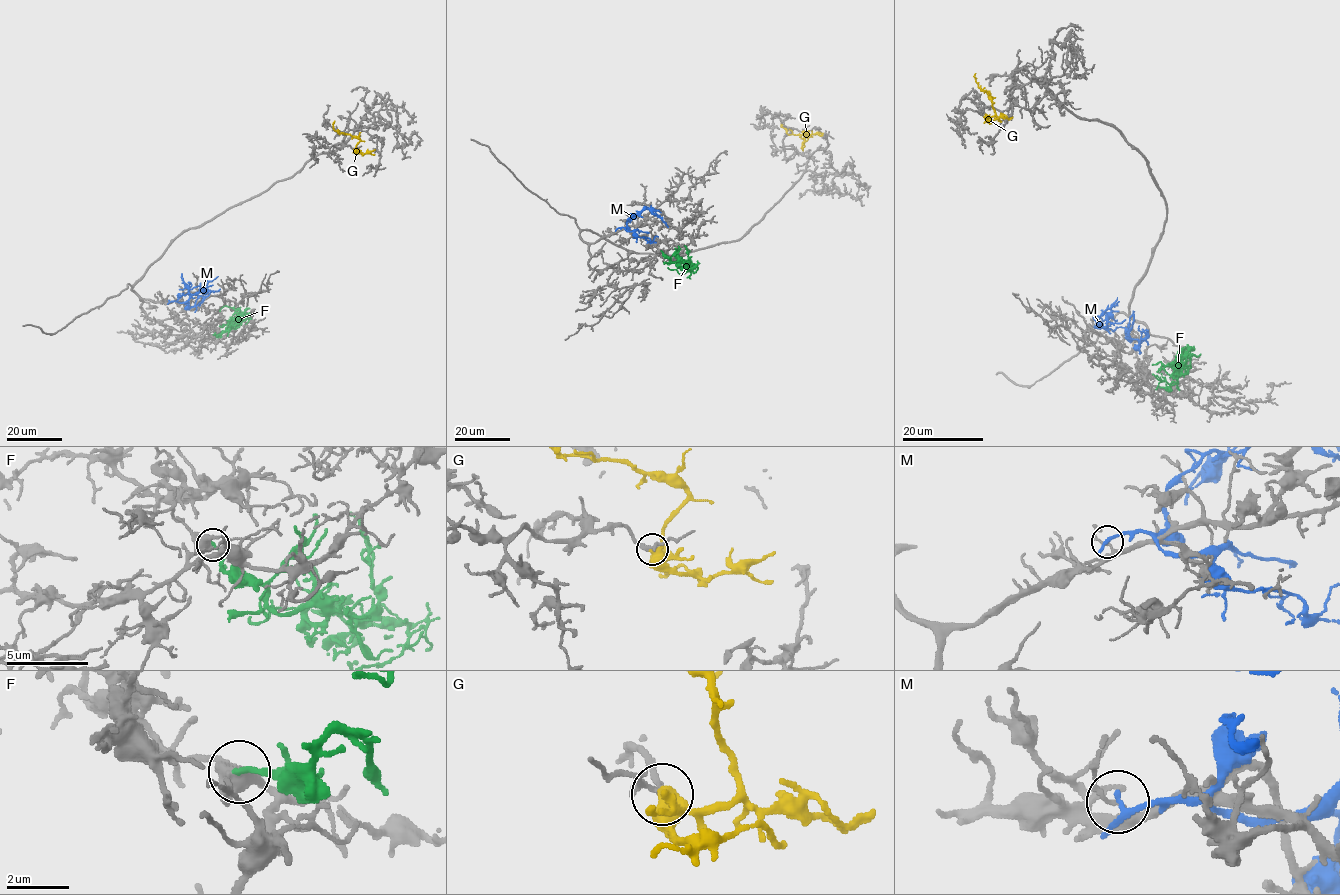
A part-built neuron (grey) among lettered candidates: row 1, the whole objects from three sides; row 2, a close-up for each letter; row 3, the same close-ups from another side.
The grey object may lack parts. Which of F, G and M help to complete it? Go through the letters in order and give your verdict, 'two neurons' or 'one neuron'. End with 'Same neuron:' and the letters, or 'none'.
F: two neurons
G: one neuron
M: two neurons
Same neuron: G

